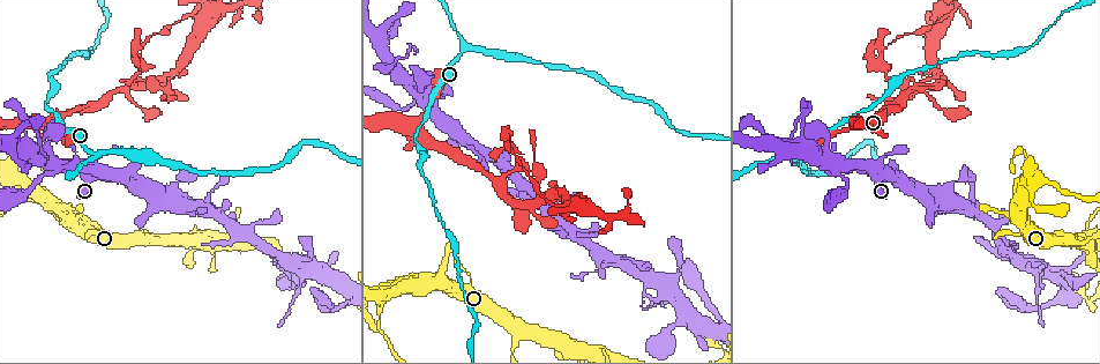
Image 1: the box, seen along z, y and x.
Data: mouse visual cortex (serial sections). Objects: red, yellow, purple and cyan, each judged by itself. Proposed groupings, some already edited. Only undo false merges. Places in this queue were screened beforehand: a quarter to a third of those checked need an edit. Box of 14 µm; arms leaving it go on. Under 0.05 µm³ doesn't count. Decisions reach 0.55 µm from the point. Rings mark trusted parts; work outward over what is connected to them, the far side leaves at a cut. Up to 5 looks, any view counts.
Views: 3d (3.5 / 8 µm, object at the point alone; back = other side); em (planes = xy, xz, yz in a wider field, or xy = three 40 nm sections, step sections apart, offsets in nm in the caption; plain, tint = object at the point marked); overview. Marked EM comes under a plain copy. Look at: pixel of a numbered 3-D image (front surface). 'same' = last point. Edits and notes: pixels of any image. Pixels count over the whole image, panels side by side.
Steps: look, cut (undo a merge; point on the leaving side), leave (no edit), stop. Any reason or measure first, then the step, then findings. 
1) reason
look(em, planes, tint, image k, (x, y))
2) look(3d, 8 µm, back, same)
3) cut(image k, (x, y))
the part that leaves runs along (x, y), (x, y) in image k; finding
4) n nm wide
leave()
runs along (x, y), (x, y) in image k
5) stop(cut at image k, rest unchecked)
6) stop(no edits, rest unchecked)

thin neck
look(3d, 8 µm, image 1, (124, 87))

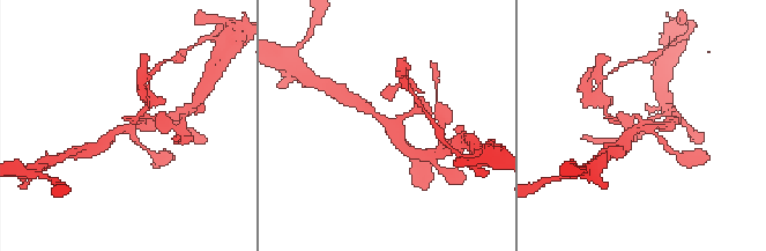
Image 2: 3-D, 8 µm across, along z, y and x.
now the EM
look(em, xy, step 3, tint, image 2, (130, 126))

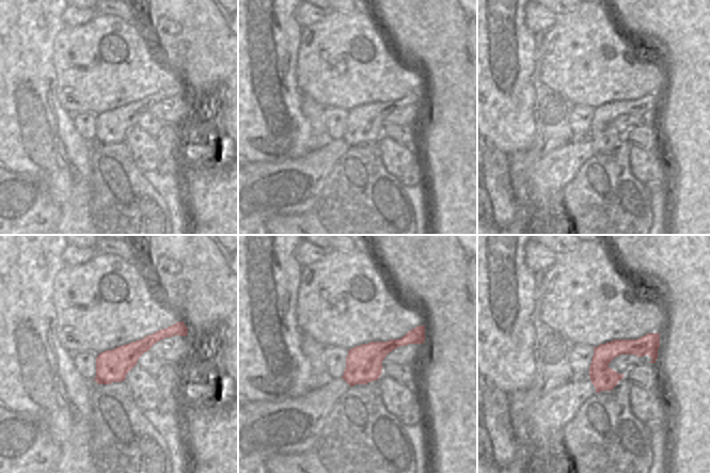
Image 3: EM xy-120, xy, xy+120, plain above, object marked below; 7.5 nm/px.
leave()
continuous, no second cell

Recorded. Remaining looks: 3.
four-way junction
look(3d, 8 µm, image 1, (199, 19))

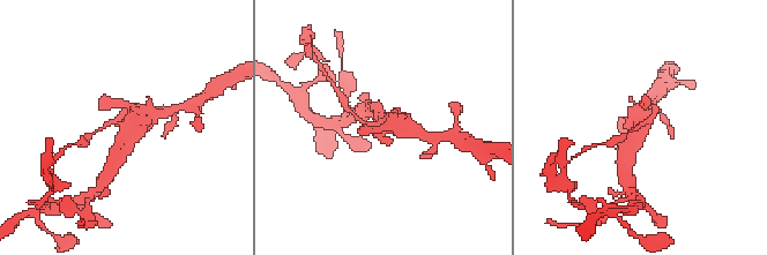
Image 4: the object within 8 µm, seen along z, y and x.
look(3d, 3.5 µm, image 4, (124, 125))

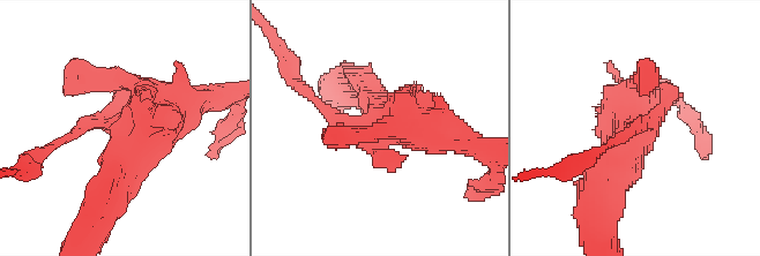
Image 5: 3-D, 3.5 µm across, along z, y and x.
look(em, xy, step 1, tint, image 5, (125, 129))

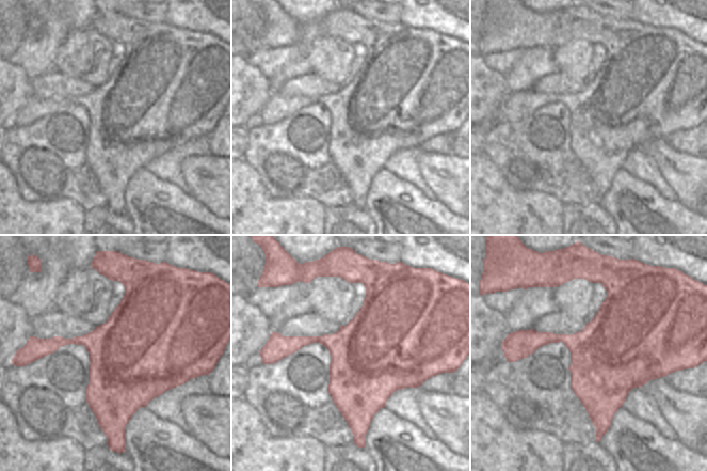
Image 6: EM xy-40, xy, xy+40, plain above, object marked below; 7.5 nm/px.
cut(image 5, (57, 143))
a second cell is stuck on

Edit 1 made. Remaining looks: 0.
stop(cut at image 5, rest unchecked)

